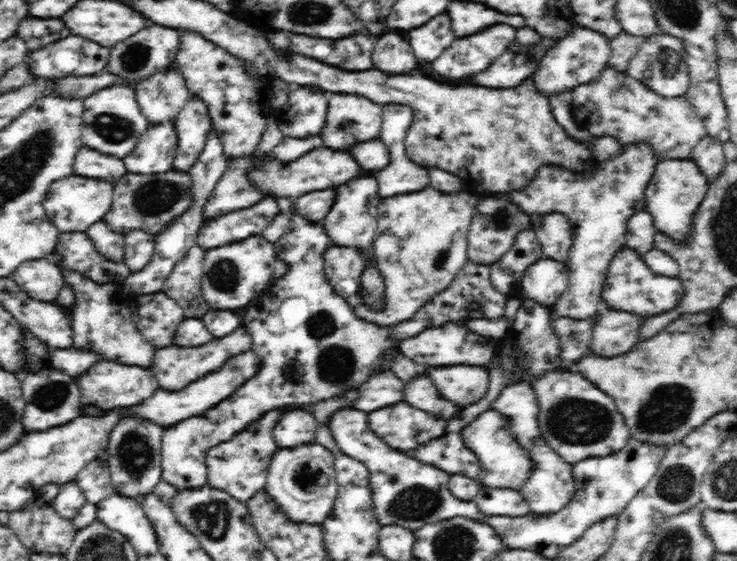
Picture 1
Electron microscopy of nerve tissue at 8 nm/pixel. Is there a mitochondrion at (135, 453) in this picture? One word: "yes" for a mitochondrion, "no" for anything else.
yes

